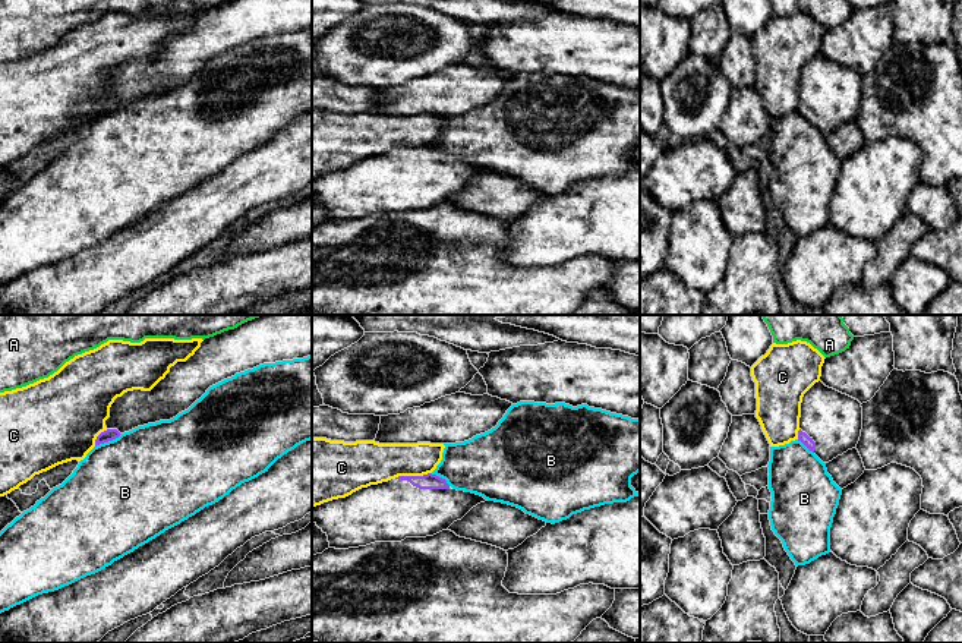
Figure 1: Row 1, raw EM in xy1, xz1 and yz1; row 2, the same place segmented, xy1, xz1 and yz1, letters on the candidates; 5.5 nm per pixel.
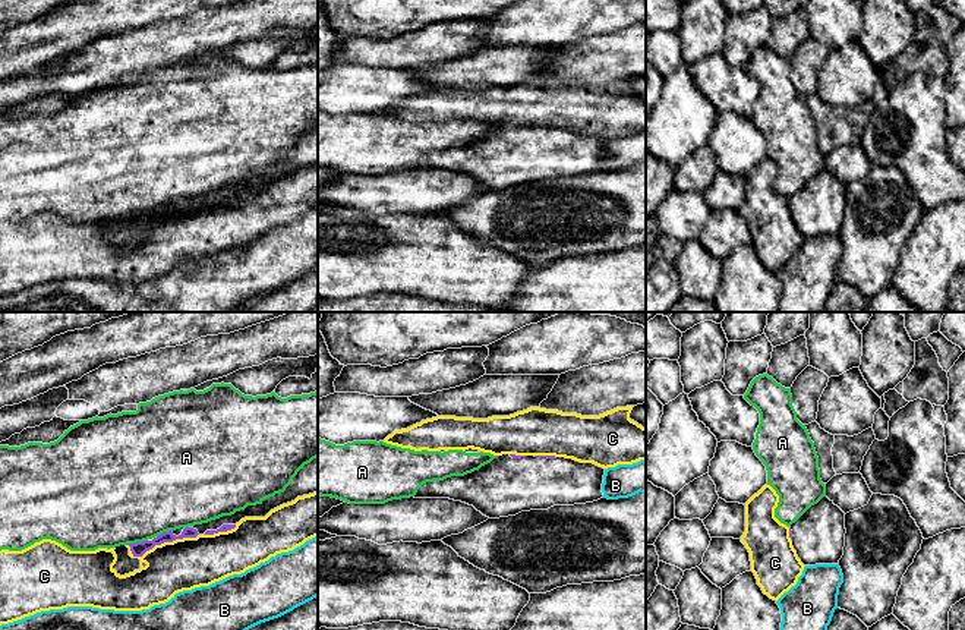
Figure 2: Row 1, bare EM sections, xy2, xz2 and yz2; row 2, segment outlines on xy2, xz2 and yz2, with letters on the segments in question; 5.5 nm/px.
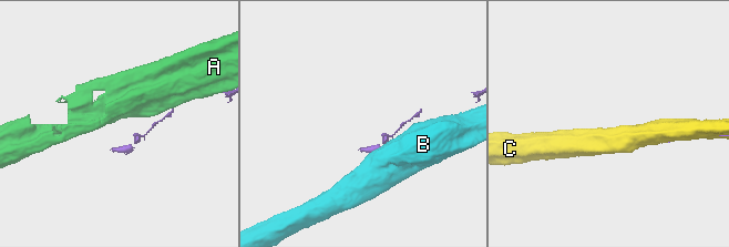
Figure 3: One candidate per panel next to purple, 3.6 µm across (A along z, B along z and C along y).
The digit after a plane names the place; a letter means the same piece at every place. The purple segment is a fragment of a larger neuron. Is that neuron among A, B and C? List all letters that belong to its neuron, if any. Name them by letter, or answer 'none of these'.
none of these

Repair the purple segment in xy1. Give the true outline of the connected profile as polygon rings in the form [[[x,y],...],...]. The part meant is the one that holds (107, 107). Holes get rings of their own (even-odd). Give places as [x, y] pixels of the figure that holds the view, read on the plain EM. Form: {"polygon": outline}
{"polygon": [[[234,0],[205,10],[193,28],[171,38],[151,63],[133,62],[117,69],[95,119],[138,98],[176,89],[209,59],[236,45],[307,28],[312,0]]]}

